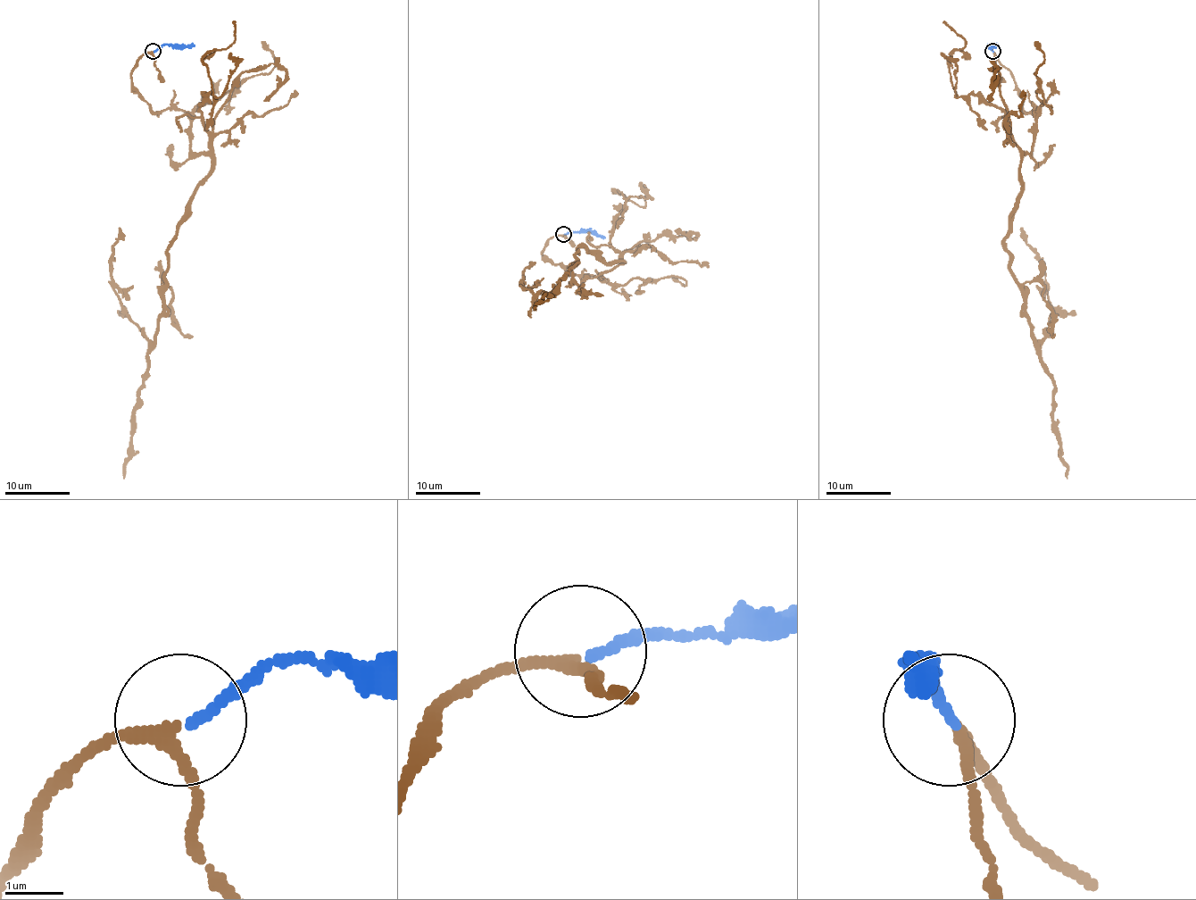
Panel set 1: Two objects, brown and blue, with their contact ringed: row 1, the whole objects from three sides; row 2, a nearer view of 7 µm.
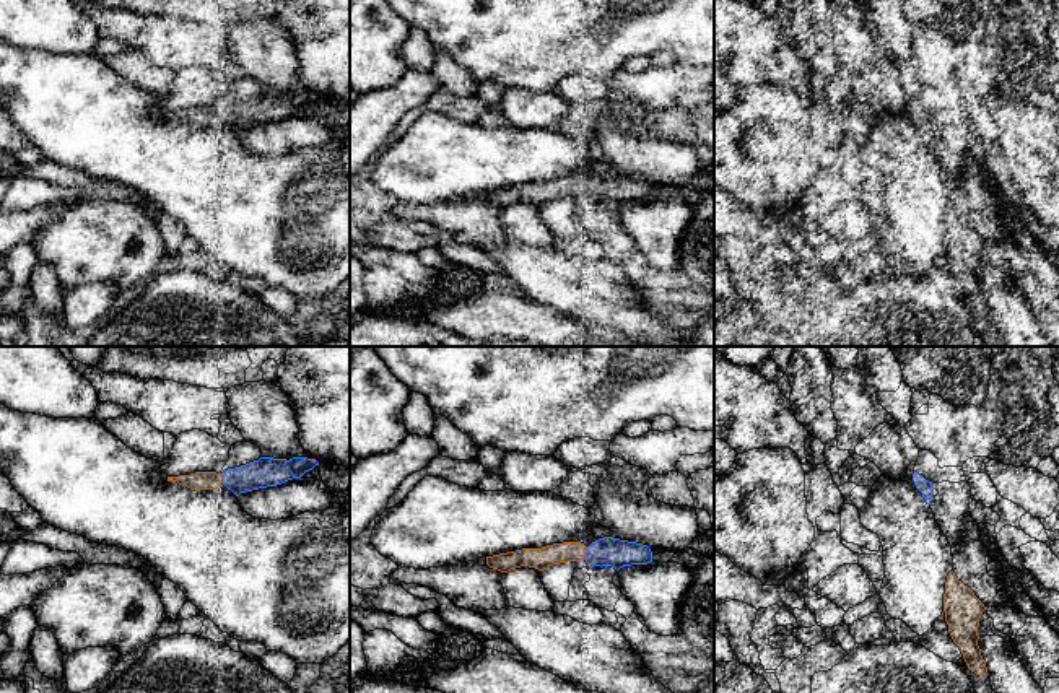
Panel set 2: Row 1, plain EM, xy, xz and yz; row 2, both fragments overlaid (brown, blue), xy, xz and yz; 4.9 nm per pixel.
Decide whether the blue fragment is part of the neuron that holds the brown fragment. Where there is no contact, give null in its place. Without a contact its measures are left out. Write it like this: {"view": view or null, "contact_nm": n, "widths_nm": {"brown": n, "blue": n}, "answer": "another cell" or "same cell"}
{"view": "xz", "contact_nm": 70, "widths_nm": {"brown": 110, "blue": 140}, "answer": "same cell"}

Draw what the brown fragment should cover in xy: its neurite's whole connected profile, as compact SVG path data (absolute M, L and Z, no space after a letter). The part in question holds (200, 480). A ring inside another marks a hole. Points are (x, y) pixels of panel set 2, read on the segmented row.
M260 457L241 467L228 469L223 473L195 472L190 475L168 477L168 482L177 482L190 490L216 490L224 485L236 496L246 491L277 486L288 480L299 478L312 470L319 462L307 457L273 459Z

